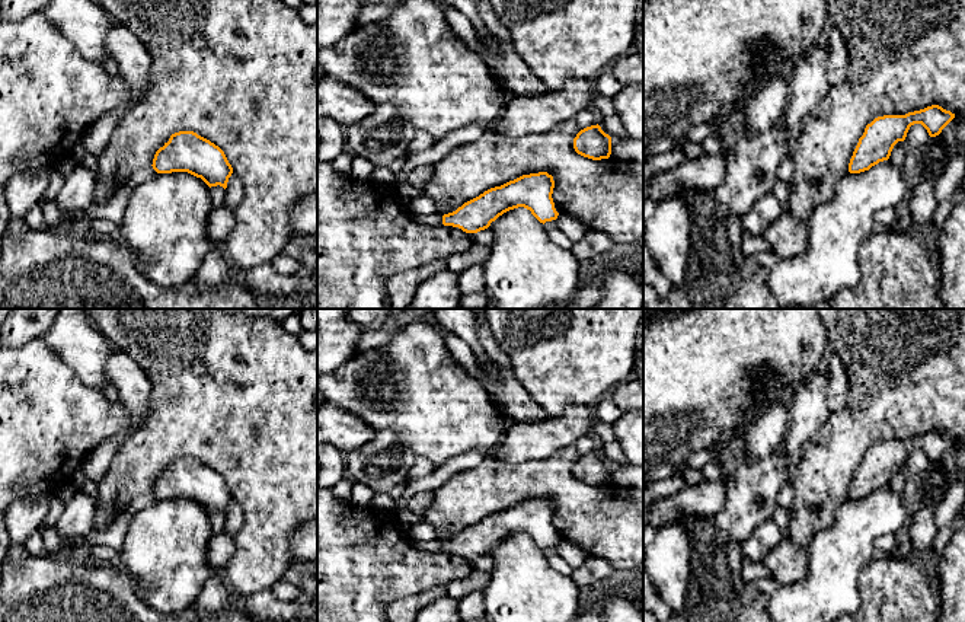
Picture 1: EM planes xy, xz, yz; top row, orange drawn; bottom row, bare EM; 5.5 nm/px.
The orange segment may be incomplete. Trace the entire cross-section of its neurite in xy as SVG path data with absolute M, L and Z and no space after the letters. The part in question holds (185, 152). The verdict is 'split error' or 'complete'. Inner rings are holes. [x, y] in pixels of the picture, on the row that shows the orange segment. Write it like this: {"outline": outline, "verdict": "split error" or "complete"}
{"outline": "M179 131L170 135L153 159L157 173L188 172L201 178L210 188L227 188L233 168L224 151L194 131Z", "verdict": "complete"}

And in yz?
{"outline": "M932 105L905 115L883 115L866 125L849 163L850 173L869 170L888 160L894 146L904 141L911 125L921 124L930 137L936 137L955 118L955 114Z", "verdict": "complete"}

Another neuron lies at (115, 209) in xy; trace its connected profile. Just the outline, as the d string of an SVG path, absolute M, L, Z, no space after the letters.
M153 166L137 170L131 181L121 186L108 204L93 204L83 211L79 219L80 224L92 219L105 219L108 221L119 223L124 219L134 188L138 184L150 181L156 173L157 172L153 169Z

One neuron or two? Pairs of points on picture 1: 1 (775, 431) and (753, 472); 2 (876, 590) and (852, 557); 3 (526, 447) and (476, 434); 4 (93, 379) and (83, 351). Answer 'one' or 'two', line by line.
1: two
2: two
3: two
4: one

